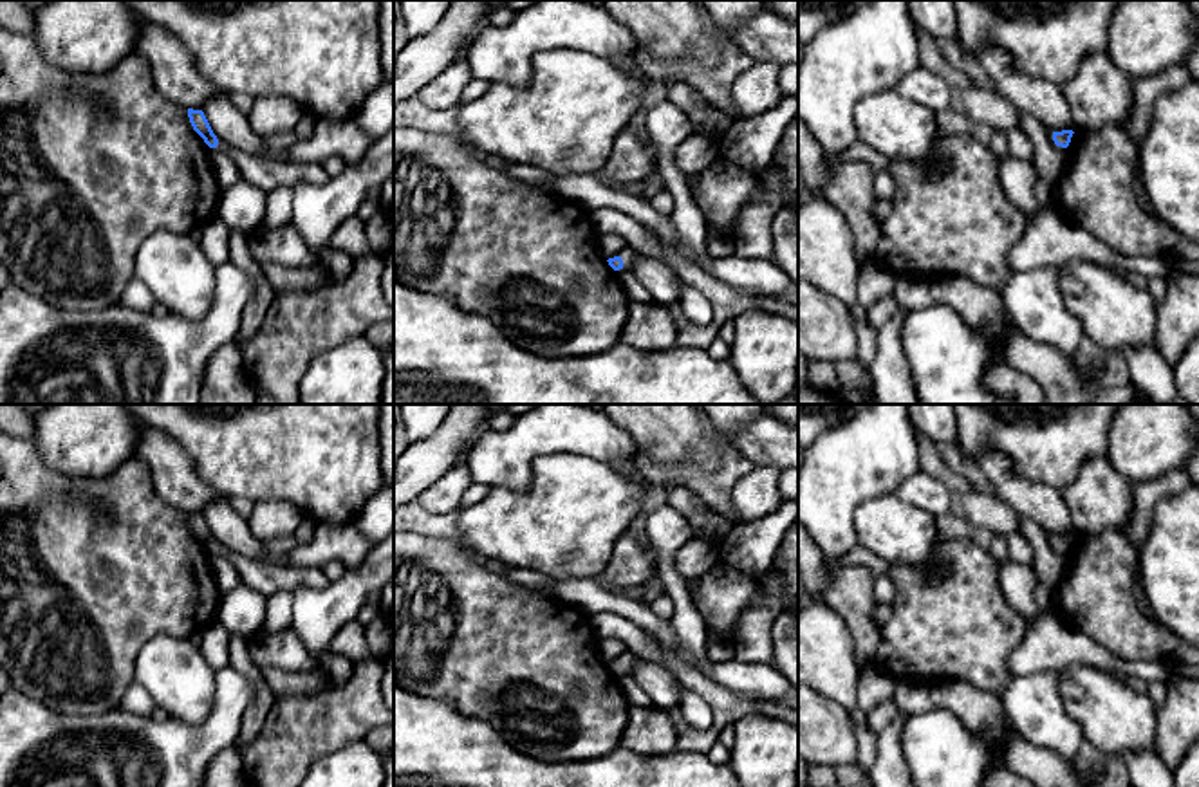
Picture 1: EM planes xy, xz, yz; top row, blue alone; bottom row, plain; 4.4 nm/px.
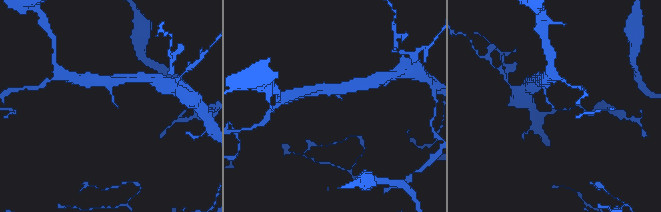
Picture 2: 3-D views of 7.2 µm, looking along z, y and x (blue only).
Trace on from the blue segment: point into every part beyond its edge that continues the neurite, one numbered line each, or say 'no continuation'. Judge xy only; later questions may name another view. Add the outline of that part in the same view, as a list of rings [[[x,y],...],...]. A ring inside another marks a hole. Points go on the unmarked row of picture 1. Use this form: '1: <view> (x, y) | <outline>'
1: xy (268, 578) | [[[224,547],[217,552],[226,558],[242,579],[242,585],[258,590],[264,597],[276,592],[293,592],[303,585],[323,590],[330,585],[321,567],[291,567],[283,561],[256,561]]]

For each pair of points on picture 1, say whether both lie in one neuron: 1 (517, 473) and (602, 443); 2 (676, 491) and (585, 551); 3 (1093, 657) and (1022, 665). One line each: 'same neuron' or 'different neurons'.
1: same neuron
2: different neurons
3: same neuron

